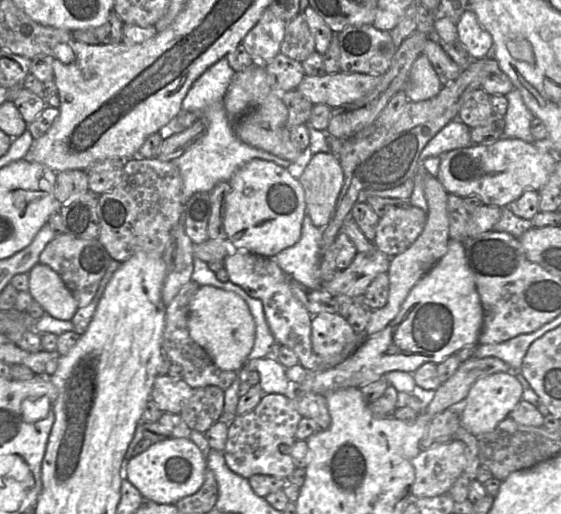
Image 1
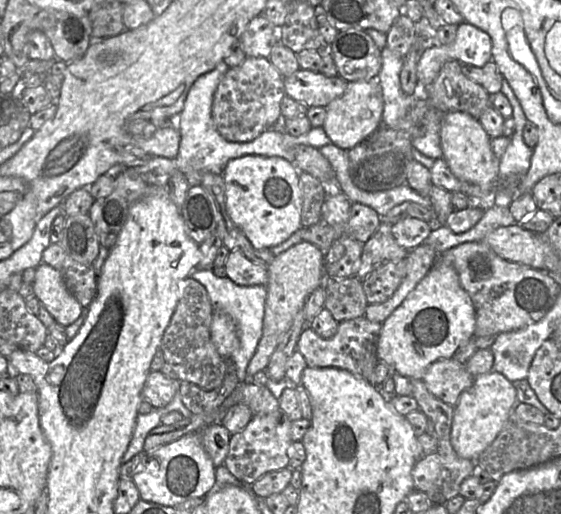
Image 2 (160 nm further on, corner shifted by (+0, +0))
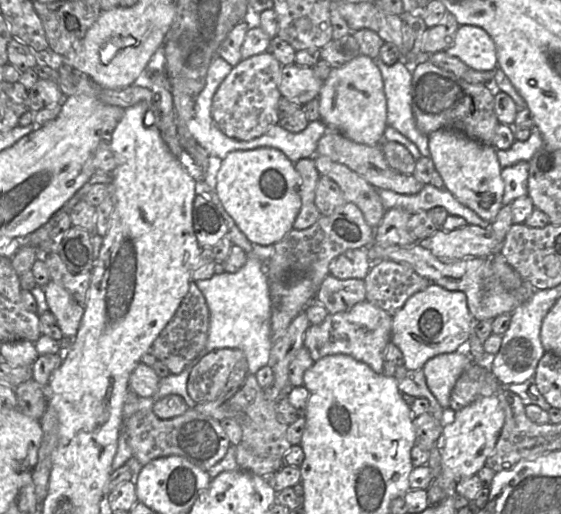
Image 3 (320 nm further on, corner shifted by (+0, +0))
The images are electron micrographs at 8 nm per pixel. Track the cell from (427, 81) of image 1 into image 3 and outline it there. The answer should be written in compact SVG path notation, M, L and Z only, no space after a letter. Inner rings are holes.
M459 25L453 42L445 52L478 71L497 68L496 47L485 30L474 25Z

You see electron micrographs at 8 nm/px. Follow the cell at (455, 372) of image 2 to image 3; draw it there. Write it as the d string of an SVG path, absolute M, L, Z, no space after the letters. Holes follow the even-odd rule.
M471 361L457 380L450 397L451 411L457 412L476 400L499 395L505 388L491 369L485 369Z

